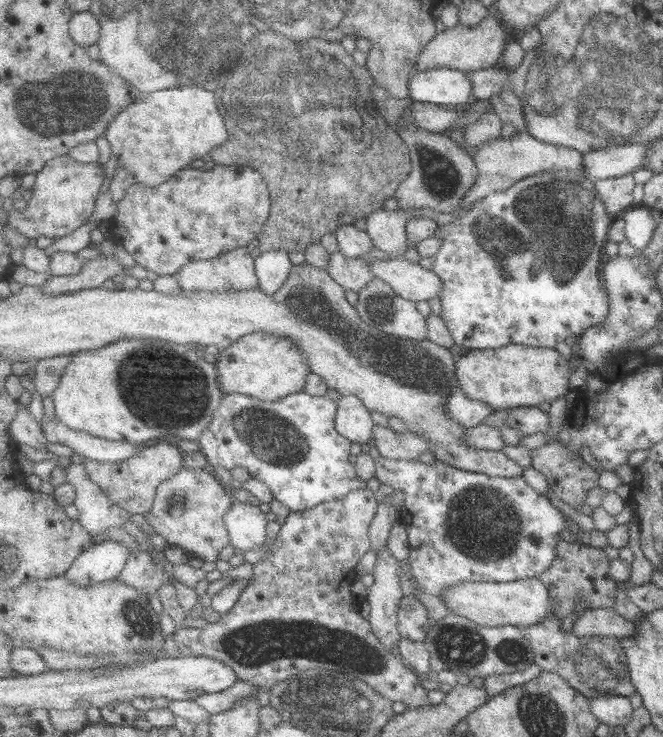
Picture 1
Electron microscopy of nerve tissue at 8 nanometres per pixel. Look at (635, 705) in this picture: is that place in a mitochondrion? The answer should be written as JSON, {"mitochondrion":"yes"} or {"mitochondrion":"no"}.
{"mitochondrion":"no"}

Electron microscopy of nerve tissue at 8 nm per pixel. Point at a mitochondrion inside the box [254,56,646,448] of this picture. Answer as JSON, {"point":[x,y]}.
{"point":[562,213]}

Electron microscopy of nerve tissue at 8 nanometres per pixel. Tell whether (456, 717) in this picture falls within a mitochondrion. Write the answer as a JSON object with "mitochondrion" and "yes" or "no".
{"mitochondrion":"no"}

